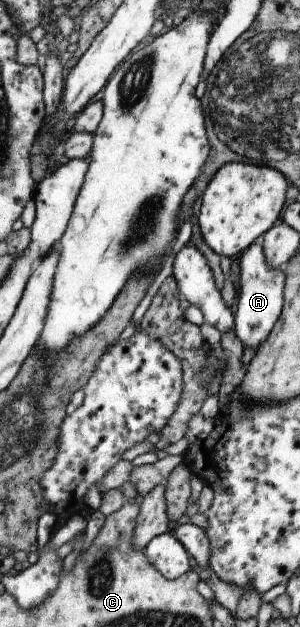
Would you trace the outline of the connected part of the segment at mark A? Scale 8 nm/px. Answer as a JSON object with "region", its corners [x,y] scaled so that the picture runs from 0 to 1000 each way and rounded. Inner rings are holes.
{"region":[[[843,384],[797,407],[797,458],[787,464],[790,491],[777,499],[777,531],[810,553],[853,558],[877,547],[937,499],[943,480],[943,431],[903,429],[877,410],[873,391]]]}

